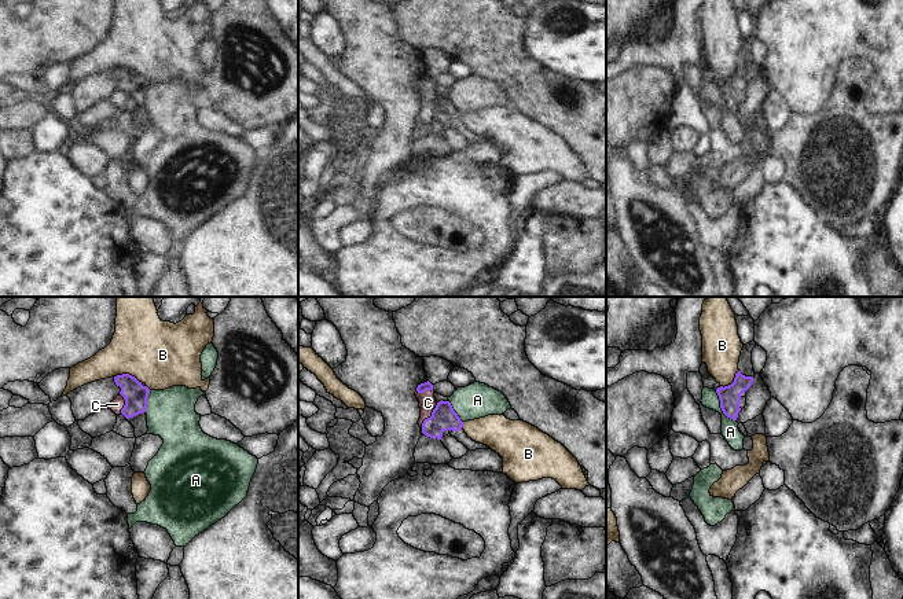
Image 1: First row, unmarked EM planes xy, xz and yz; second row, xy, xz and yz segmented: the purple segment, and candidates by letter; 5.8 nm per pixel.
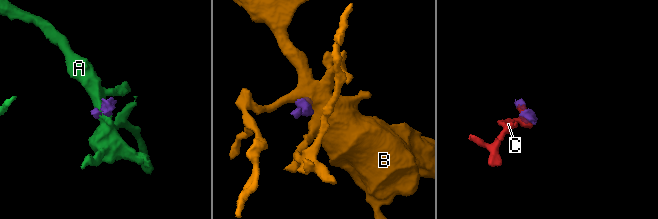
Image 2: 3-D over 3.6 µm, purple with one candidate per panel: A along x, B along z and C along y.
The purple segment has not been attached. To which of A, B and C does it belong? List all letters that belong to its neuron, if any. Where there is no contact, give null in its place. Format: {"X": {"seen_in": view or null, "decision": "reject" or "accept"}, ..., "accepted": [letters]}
{"A": {"seen_in": "yz", "decision": "reject"}, "B": {"seen_in": "xy", "decision": "reject"}, "C": {"seen_in": "xz", "decision": "accept"}, "accepted": ["C"]}

